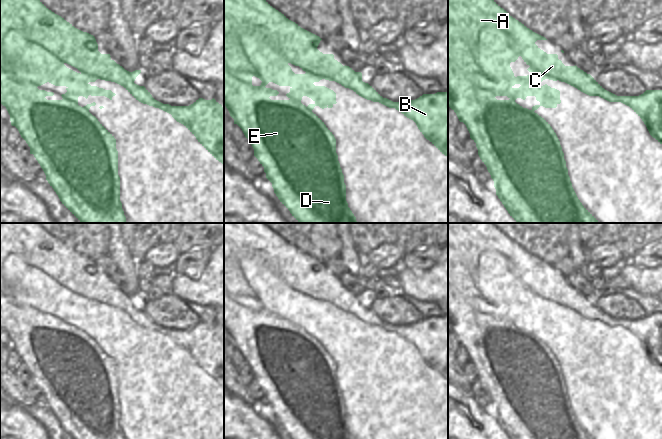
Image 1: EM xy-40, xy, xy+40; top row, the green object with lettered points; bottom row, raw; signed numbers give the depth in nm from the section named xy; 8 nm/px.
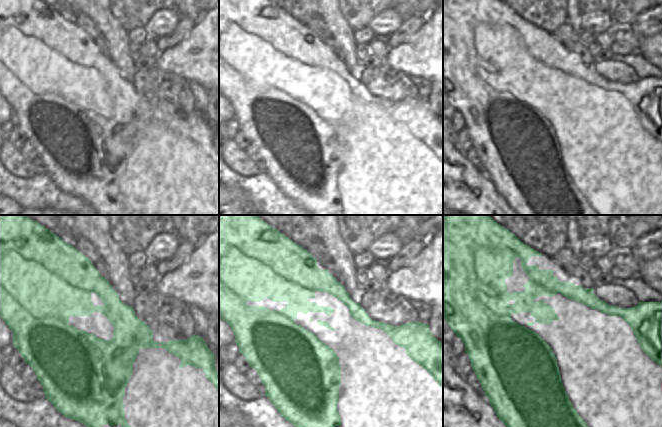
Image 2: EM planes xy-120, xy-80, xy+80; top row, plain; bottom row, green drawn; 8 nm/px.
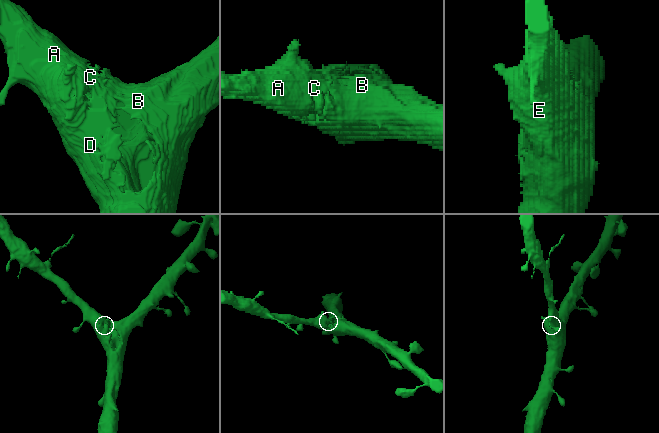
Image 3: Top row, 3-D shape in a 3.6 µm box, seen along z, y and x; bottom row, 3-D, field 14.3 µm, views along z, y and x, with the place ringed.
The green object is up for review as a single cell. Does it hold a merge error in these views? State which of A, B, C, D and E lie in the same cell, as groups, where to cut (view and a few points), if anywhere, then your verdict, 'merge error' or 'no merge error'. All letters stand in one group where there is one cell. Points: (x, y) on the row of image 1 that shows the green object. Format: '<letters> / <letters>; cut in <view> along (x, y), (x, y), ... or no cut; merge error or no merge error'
A B C D E; no cut; no merge error

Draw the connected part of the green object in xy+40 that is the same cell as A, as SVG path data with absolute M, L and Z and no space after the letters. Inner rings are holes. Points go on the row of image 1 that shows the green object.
M448 0L448 106L456 113L460 122L463 122L469 133L470 138L476 143L478 149L478 155L482 162L486 165L491 178L494 181L494 187L496 189L496 195L510 214L510 216L517 223L600 223L580 202L578 199L570 181L568 175L568 169L566 167L566 161L564 159L564 153L560 145L560 141L550 126L550 124L534 111L540 106L545 108L556 108L561 103L560 91L551 88L547 84L540 86L539 84L545 80L561 81L565 82L581 92L589 96L599 96L609 102L621 102L629 106L644 122L650 135L655 138L660 144L662 144L662 90L646 90L639 96L617 96L607 90L605 90L590 74L587 74L580 68L575 66L565 66L561 60L558 59L557 54L547 54L541 50L535 42L537 40L547 40L545 37L533 32L527 28L524 24L513 18L506 10L501 8L494 0ZM521 56L524 62L530 67L527 69L530 74L527 76L514 76L514 73L510 67L511 62L515 62L518 57ZM527 96L535 96L536 100L540 102L539 105L535 105L531 110L523 108L515 102L517 98L523 100Z

